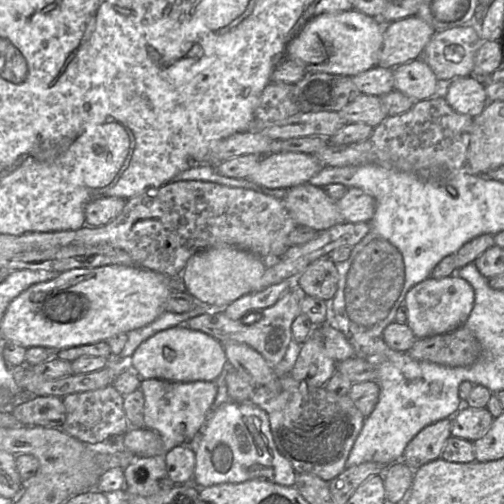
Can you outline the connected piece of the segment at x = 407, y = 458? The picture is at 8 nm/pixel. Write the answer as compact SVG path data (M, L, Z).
M442 419L424 427L407 444L402 459L413 470L438 459L451 436L451 419Z

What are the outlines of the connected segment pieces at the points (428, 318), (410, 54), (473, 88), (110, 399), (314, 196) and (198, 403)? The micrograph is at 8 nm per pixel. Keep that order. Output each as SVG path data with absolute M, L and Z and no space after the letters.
M456 274L444 278L428 277L406 294L406 324L417 339L445 334L464 325L474 306L474 290L469 282Z
M417 16L384 25L377 66L394 69L418 59L434 33L435 29Z
M475 75L458 77L442 85L444 85L442 89L443 94L438 95L443 95L449 106L460 114L475 118L481 114L489 102L483 81Z
M108 385L95 390L68 394L62 397L66 409L66 419L62 425L62 430L70 436L91 445L105 445L104 442L112 436L124 436L130 429L130 424L124 411L123 400L124 396L122 396L113 385Z
M309 182L288 189L283 198L297 226L310 227L316 231L344 222L337 201L326 195L322 188Z
M162 379L141 380L139 390L144 395L143 427L156 431L166 450L189 445L196 440L206 423L217 394L215 382L174 382Z

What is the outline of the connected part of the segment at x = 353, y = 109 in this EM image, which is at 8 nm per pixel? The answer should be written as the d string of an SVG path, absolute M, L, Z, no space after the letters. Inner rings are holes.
M360 94L337 113L347 124L364 123L373 128L388 117L382 106L380 96L365 94Z

